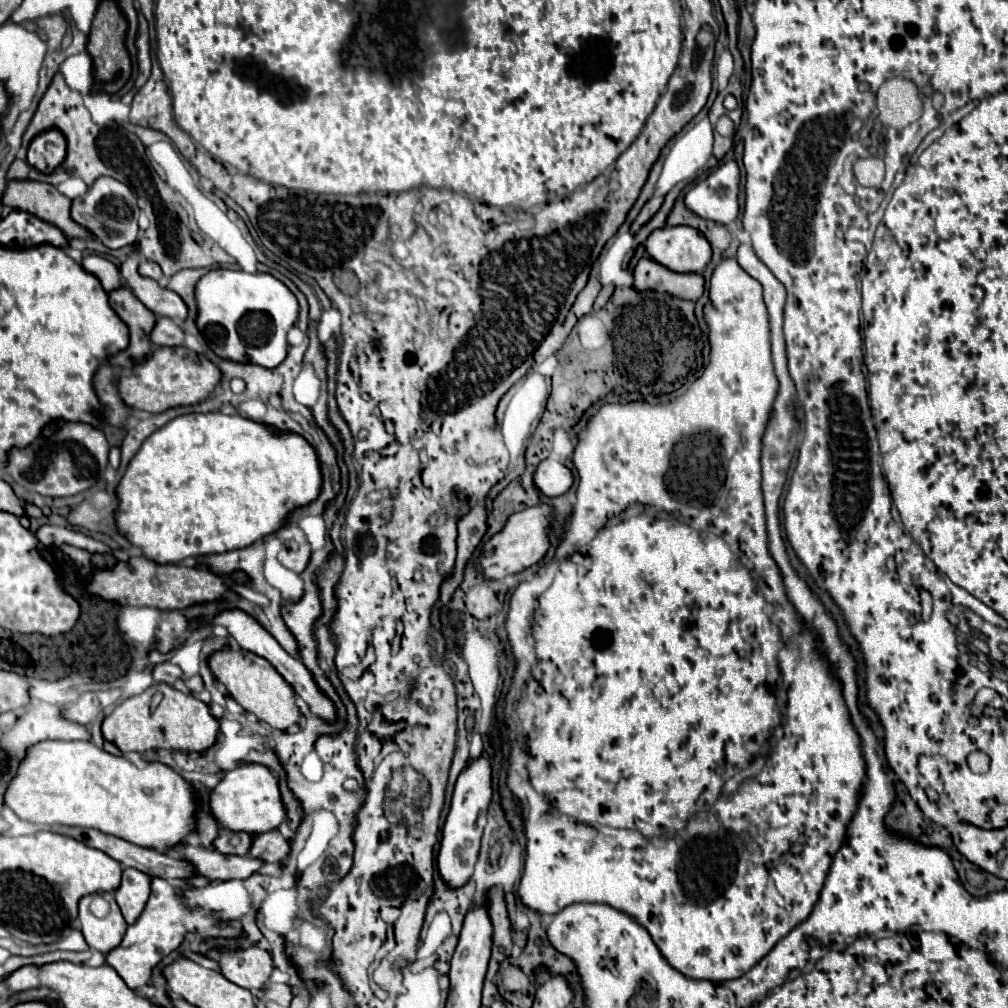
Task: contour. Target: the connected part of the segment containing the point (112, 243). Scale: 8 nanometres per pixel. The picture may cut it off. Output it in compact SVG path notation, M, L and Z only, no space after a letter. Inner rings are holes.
M109 176L97 178L95 184L89 186L89 190L83 196L73 198L71 202L71 218L77 224L85 226L99 242L103 242L111 250L123 248L137 240L137 230L139 230L137 216L139 216L139 208L137 208L137 198L133 196L133 192L125 184Z

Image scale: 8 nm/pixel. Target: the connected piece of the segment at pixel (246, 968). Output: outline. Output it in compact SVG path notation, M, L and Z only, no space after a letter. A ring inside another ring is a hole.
M249 946L241 950L219 948L217 964L227 980L247 990L261 990L273 970L269 952L257 946Z

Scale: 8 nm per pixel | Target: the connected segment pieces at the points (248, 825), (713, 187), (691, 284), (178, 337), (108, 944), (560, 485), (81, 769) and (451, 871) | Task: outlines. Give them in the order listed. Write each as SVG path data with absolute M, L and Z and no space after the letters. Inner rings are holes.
M243 764L223 774L219 784L209 792L209 810L221 828L233 832L261 834L277 828L285 820L277 778L261 764Z
M735 160L719 164L705 180L685 194L685 206L693 214L719 224L729 224L739 214L739 168Z
M641 258L633 272L633 288L637 292L657 290L683 300L697 300L703 294L703 276L701 274L677 274L661 268L655 260Z
M159 316L149 338L153 346L181 346L185 334L177 322L173 322L171 318Z
M99 892L99 894L83 896L79 900L79 920L81 920L81 932L87 940L87 944L91 948L103 952L103 954L113 950L121 942L121 938L127 930L127 922L123 920L121 910L119 910L119 906L117 906L111 892ZM93 896L101 896L109 902L111 910L105 918L95 918L93 912L89 910L89 904L91 904Z
M547 458L543 460L535 474L533 474L533 482L535 482L535 488L543 494L543 496L561 496L565 494L571 484L573 484L573 474L569 468L565 468L561 462L553 460L553 458Z
M43 740L27 748L25 758L19 762L13 780L3 794L5 806L9 806L19 818L41 824L67 824L97 828L105 834L119 836L137 846L169 850L183 840L185 834L193 832L193 788L191 784L165 764L151 762L147 768L139 770L135 764L123 756L107 754L89 740Z
M477 758L469 762L465 772L457 778L451 808L443 826L443 838L441 838L441 848L437 854L437 870L441 880L449 888L461 888L465 882L469 882L473 874L473 866L477 862L479 854L479 842L481 834L487 822L487 806L491 800L491 764L485 758Z

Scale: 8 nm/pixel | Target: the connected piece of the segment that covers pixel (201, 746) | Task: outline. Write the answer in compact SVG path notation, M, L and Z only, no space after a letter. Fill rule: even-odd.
M153 684L145 692L131 696L123 700L119 706L115 706L115 710L109 716L105 716L101 724L101 732L103 732L103 738L113 742L121 752L147 752L157 748L203 752L215 742L219 724L209 714L207 704L203 704L195 696L183 694L171 688L169 684ZM155 694L163 694L163 700L153 710L151 698Z

